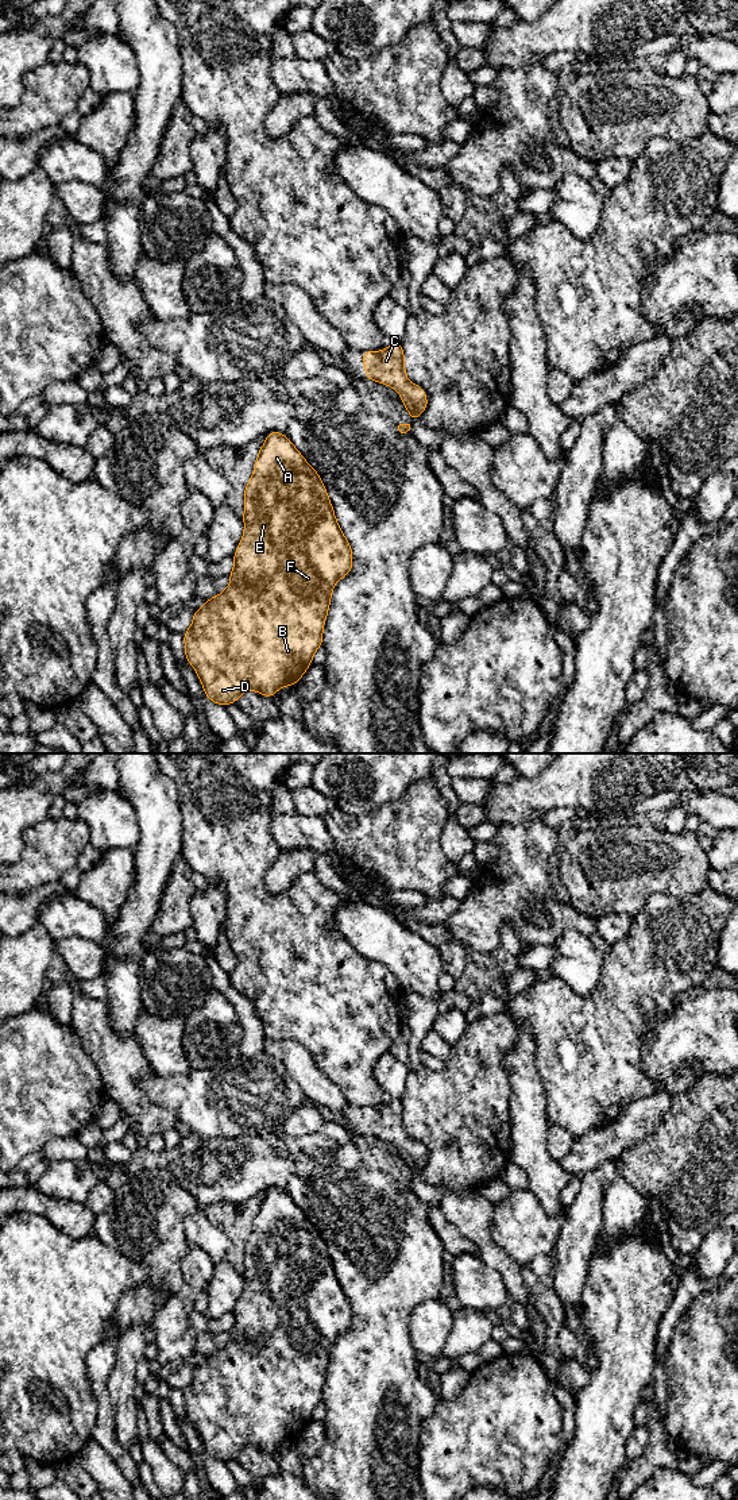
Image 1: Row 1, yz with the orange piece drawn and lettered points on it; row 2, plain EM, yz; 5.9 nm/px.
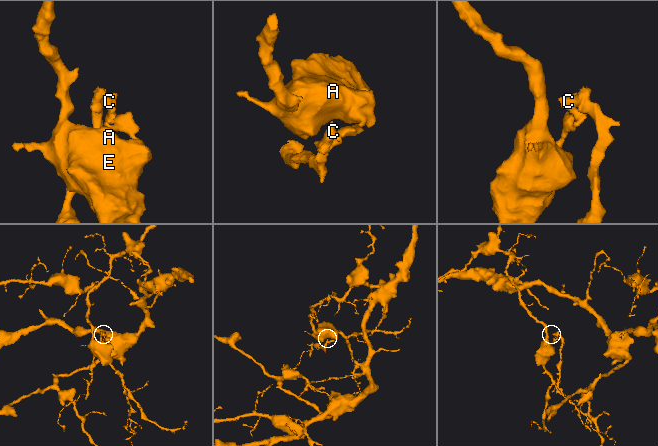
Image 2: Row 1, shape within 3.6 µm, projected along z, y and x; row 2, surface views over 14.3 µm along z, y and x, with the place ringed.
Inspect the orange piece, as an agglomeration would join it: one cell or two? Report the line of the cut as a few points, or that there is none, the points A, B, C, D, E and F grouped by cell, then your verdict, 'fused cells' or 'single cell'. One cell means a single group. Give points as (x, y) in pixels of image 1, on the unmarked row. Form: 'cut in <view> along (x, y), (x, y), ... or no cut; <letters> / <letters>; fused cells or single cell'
cut in yz along (425, 1153), (420, 1160), (418, 1168); A B D E F / C; fused cells

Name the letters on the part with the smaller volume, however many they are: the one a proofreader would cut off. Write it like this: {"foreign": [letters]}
{"foreign": ["C"]}

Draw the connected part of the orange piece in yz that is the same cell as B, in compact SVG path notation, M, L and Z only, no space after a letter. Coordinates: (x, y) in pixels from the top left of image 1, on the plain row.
M268 1188L266 1199L259 1204L258 1215L255 1218L254 1230L244 1246L244 1291L232 1312L235 1323L228 1331L231 1341L219 1351L206 1356L206 1360L198 1366L193 1368L193 1380L183 1389L186 1416L194 1423L206 1453L217 1461L229 1461L237 1458L240 1451L247 1446L254 1446L264 1453L273 1451L283 1442L297 1441L300 1434L312 1420L314 1408L322 1401L322 1385L325 1373L329 1366L331 1351L335 1339L352 1326L352 1306L340 1281L336 1277L331 1256L327 1245L320 1235L317 1227L304 1215L300 1207L282 1188Z

